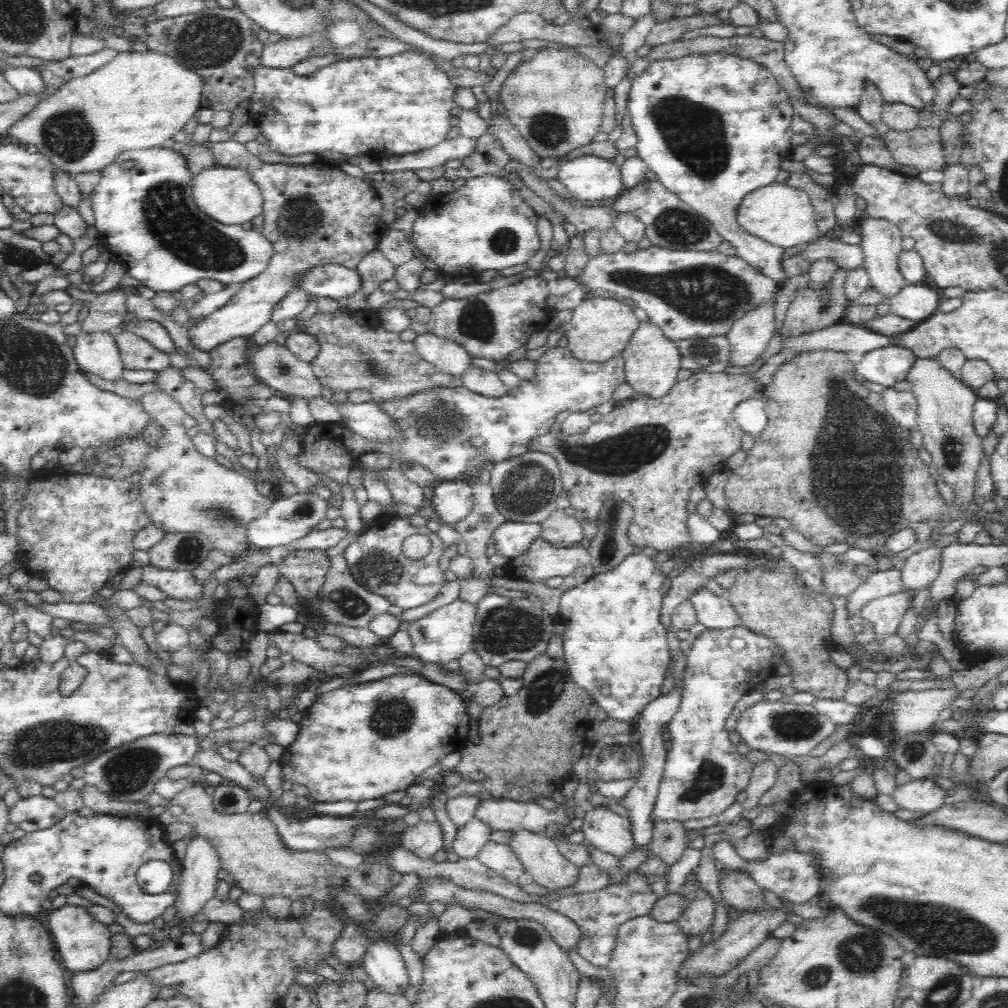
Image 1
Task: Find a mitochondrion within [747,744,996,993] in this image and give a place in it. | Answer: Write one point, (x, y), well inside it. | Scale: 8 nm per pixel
(865, 953)

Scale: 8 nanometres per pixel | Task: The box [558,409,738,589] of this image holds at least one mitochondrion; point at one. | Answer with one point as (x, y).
(606, 551)

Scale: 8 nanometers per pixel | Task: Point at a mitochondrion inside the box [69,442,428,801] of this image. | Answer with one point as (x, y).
(127, 772)

